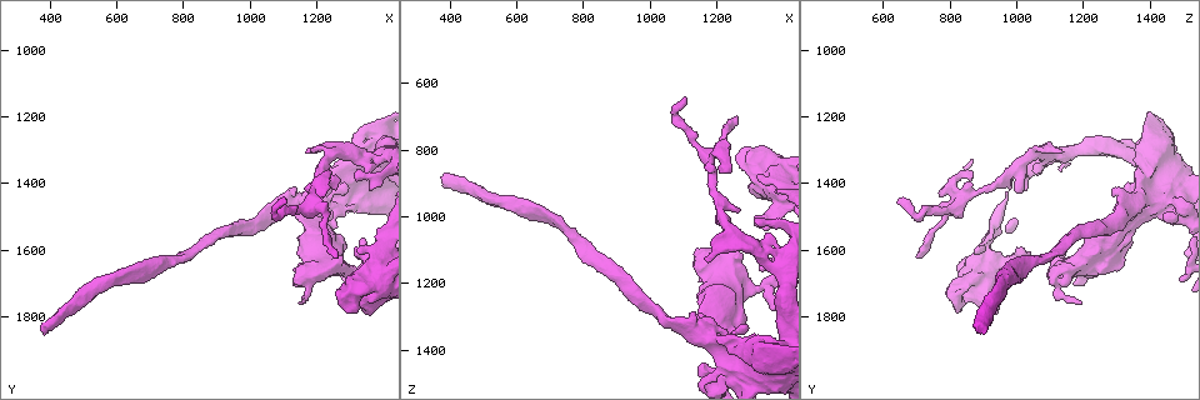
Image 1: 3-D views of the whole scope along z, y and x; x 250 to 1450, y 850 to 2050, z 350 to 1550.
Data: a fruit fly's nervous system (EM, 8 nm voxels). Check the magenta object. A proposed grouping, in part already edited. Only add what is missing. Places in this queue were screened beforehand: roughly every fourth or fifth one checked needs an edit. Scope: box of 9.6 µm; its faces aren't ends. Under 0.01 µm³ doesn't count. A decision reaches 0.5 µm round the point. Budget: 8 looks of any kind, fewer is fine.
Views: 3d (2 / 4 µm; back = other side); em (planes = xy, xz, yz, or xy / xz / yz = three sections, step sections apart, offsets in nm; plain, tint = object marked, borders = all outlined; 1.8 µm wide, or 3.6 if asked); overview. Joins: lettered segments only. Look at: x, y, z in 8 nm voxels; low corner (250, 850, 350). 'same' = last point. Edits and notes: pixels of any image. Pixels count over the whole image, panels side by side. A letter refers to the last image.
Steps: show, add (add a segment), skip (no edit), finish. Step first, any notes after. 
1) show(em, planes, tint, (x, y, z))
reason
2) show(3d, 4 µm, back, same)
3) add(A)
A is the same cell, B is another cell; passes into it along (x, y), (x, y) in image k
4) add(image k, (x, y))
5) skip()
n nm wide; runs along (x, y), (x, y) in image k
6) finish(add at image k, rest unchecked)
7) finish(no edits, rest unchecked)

show(3d, 4 µm, (1180, 1440, 860))
abrupt turn

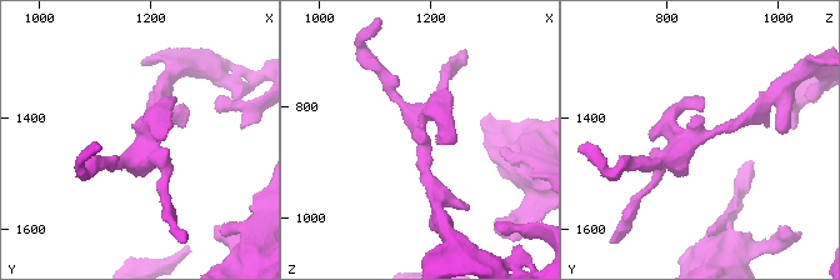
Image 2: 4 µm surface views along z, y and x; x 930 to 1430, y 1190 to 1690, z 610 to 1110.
show(em, planes, tint, (1180, 1440, 850))
4 arms; now the EM

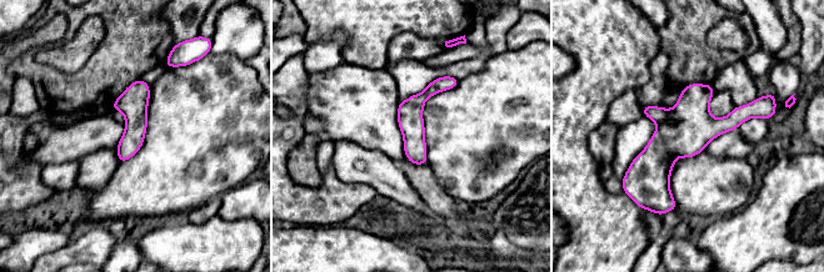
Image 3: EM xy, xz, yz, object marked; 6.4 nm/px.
show(em, planes, borders, same)
see the neighbours

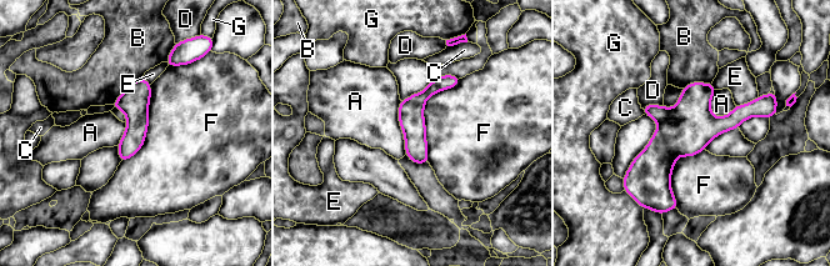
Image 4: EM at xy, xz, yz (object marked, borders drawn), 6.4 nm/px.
skip()
150 nm wide; A, B, C, D, E, F and G are other cells; runs along (759, 100), (663, 161), (674, 206) in image 4; no lettered segment goes on from it

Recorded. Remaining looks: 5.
show(3d, 4 µm, (1320, 1600, 1020))
an open end

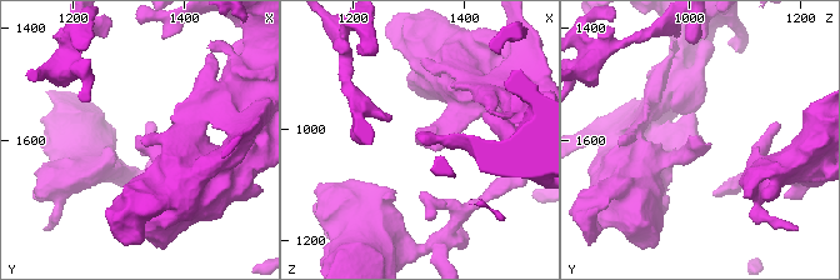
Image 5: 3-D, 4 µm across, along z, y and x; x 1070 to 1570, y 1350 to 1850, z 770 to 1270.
show(em, planes, borders, (1325, 1595, 1025))
now the EM

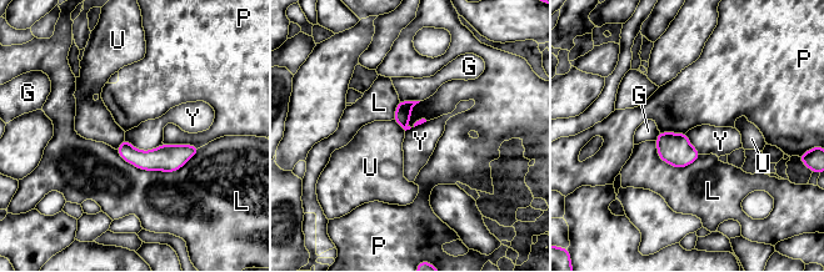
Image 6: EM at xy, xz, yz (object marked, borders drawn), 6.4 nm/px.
skip()
G, L, P, U and Y are other cells; runs along (120, 150), (136, 157), (194, 150) in image 6; no lettered segment goes on from it

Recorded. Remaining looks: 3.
show(em, 3.6 µm, xy, step 4, tint, (1130, 1430, 1330))

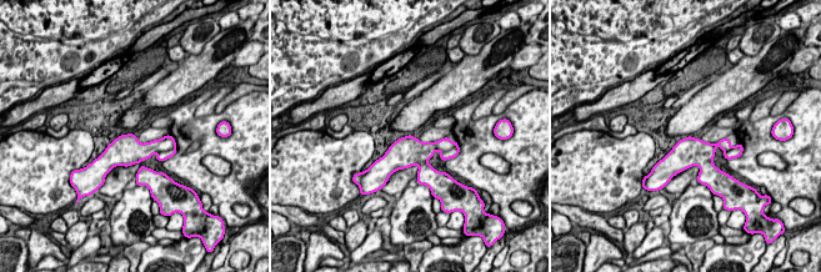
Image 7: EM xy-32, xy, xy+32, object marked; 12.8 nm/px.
show(em, 3.6 µm, planes, tint, same)
another direction

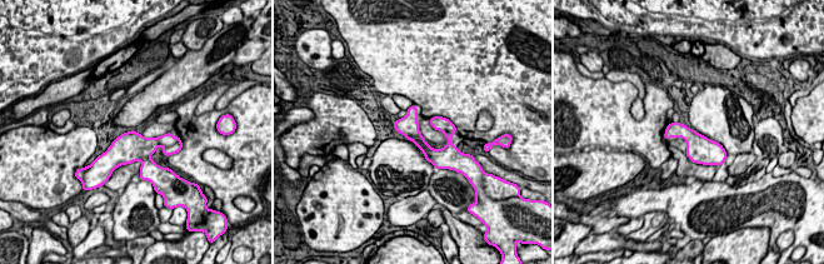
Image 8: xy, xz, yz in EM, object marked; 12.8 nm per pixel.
show(em, 3.6 µm, planes, borders, same)
see the neighbours

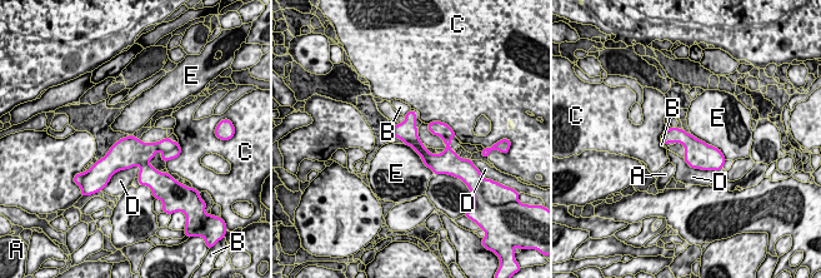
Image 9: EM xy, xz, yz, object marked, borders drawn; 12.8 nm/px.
skip()
E touches over 600 nm; A, B, C, D and E are other cells; runs along (395, 129), (427, 157), (440, 157), (447, 138) in image 9; none of them fits

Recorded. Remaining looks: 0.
finish(no edits, rest unchecked)

